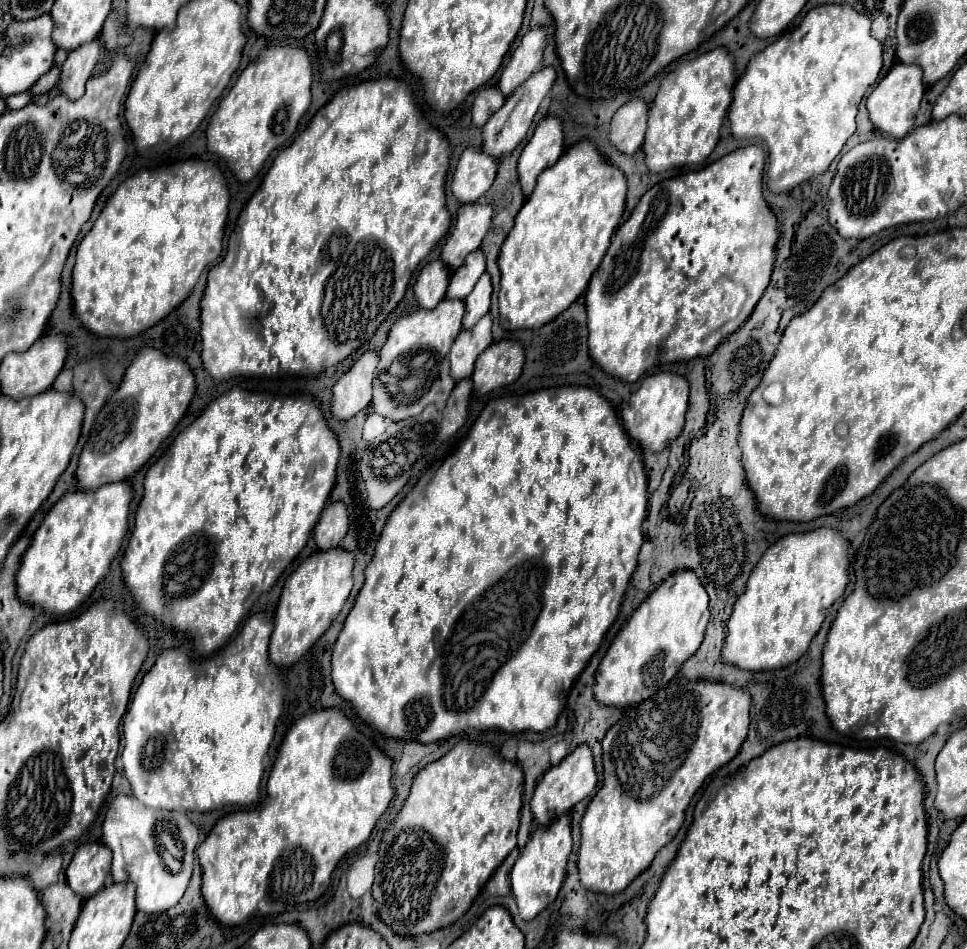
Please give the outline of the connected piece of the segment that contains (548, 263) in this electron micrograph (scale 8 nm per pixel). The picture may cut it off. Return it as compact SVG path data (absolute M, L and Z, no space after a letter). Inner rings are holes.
M589 139L575 143L559 157L553 167L541 173L535 191L517 213L515 225L509 231L499 253L501 289L497 297L503 329L537 329L553 321L553 317L563 313L585 291L593 271L599 267L611 243L611 235L619 227L625 211L625 195L627 181L623 171L619 171L617 167L609 167L607 159Z

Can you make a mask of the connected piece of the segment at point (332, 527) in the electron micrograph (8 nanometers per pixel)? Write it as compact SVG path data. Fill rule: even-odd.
M343 501L327 503L321 513L319 523L315 525L315 543L319 549L333 549L345 537L349 529L349 513Z

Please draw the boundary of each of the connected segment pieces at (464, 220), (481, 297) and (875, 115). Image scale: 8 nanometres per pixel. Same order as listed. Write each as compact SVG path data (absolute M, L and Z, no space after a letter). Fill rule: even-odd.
M477 201L473 205L461 205L457 211L455 229L447 235L441 249L443 263L451 269L461 267L465 257L481 245L483 237L491 229L491 219L493 207L487 203Z
M485 271L481 279L477 281L471 295L465 299L465 317L463 317L463 329L471 329L487 311L491 305L491 275Z
M895 63L891 71L883 77L883 81L871 91L867 97L867 111L873 121L873 125L883 131L885 135L893 139L903 139L911 129L915 115L919 111L919 103L925 91L925 85L921 81L921 67L919 65L905 65L905 63Z

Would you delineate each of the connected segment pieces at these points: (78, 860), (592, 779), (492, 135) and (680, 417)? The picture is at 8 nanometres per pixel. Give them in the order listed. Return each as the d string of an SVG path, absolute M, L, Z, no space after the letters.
M83 843L73 853L73 859L65 871L67 883L77 895L87 899L109 883L109 867L111 849L105 843Z
M579 745L559 765L553 765L543 775L543 779L537 783L533 799L531 799L531 811L535 815L535 821L543 825L543 823L549 823L551 819L555 819L557 815L569 813L569 809L573 809L573 805L577 805L579 801L583 801L585 797L591 795L595 785L597 785L597 773L595 773L591 749L587 745Z
M543 67L537 73L533 73L533 77L529 77L521 87L517 87L505 99L505 105L497 113L493 113L491 119L485 123L485 127L483 127L483 151L489 153L491 157L497 157L497 159L501 155L511 153L525 139L541 101L545 99L545 95L553 87L553 83L555 83L555 69L553 67Z
M669 371L647 377L641 383L641 387L631 395L627 407L621 411L625 431L639 445L651 451L661 451L663 447L667 447L671 439L675 439L681 433L687 413L687 399L689 399L689 383L685 377Z

